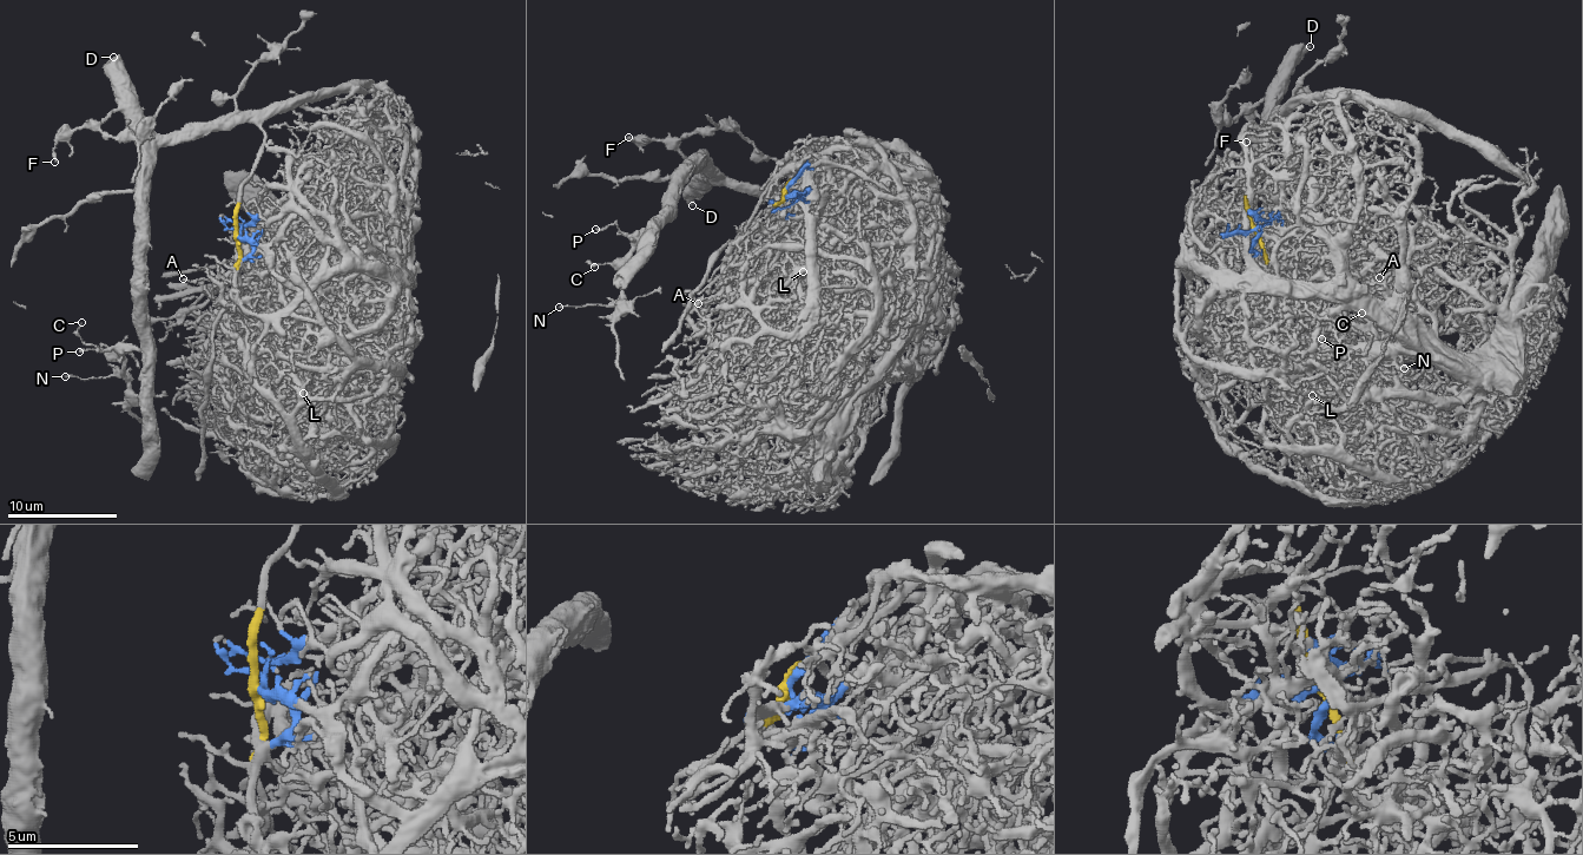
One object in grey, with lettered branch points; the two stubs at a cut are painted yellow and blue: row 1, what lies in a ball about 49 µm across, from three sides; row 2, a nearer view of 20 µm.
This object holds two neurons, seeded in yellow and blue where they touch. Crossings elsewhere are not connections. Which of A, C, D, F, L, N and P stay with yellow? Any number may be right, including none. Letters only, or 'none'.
C, D, F, N, P

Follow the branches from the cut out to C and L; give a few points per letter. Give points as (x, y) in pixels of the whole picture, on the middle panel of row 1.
C: (785, 191), (798, 179), (829, 206), (783, 204), (703, 165), (687, 170), (659, 224), (618, 263), (594, 265)
L: (789, 191), (796, 201), (809, 204), (805, 219), (792, 236), (791, 256), (779, 278), (780, 287), (803, 271)

